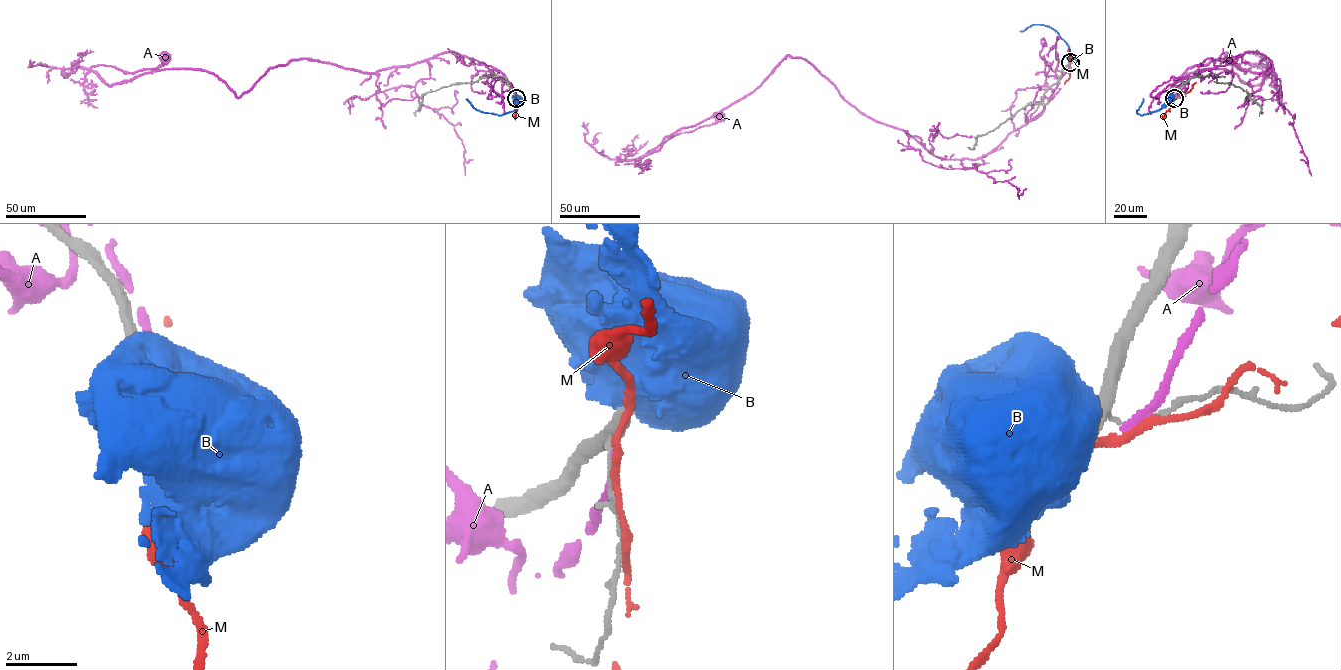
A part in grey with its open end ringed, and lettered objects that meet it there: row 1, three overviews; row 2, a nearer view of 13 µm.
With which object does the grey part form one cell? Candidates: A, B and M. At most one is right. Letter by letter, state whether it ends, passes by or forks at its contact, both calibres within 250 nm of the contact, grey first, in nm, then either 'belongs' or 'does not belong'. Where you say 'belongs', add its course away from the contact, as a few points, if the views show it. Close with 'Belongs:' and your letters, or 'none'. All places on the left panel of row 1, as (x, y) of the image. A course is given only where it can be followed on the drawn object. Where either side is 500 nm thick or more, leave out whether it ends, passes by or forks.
A: it ends there; 90 nm thick on the grey side, 280 nm on the other; does not belong
B: 320 nm thick on the grey side, 900 nm on the other; does not belong
M: it passes by; 320 nm thick on the grey side, 200 nm on the other; does not belong
Belongs: none

